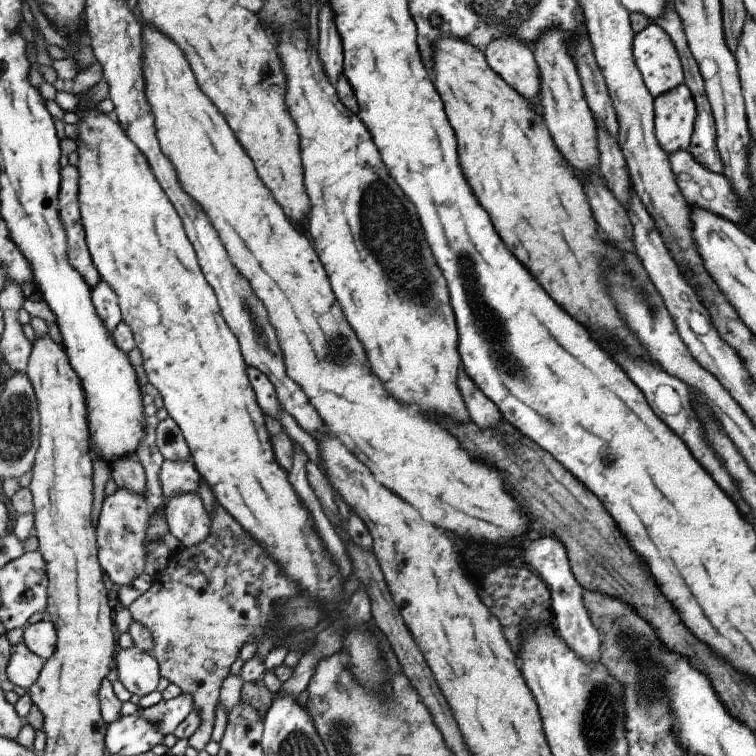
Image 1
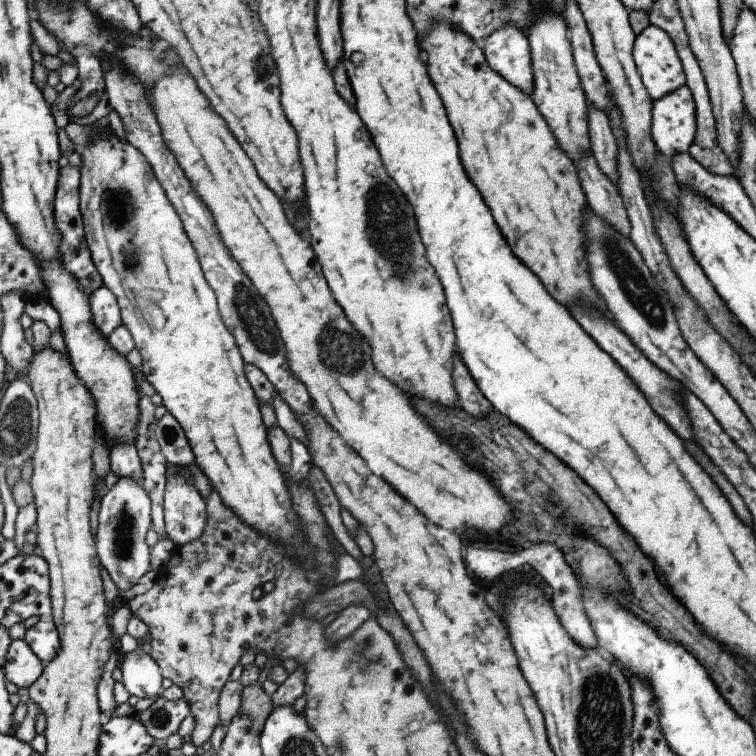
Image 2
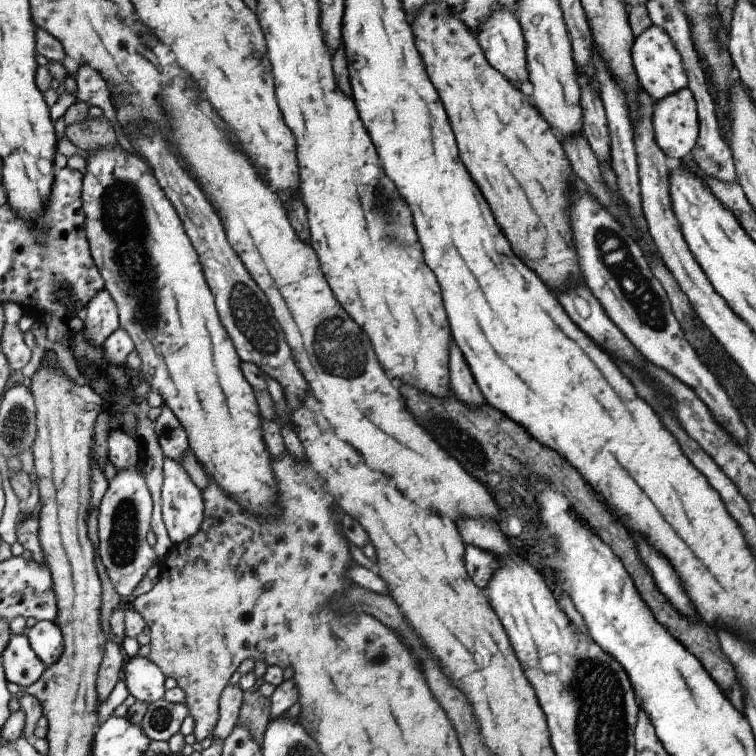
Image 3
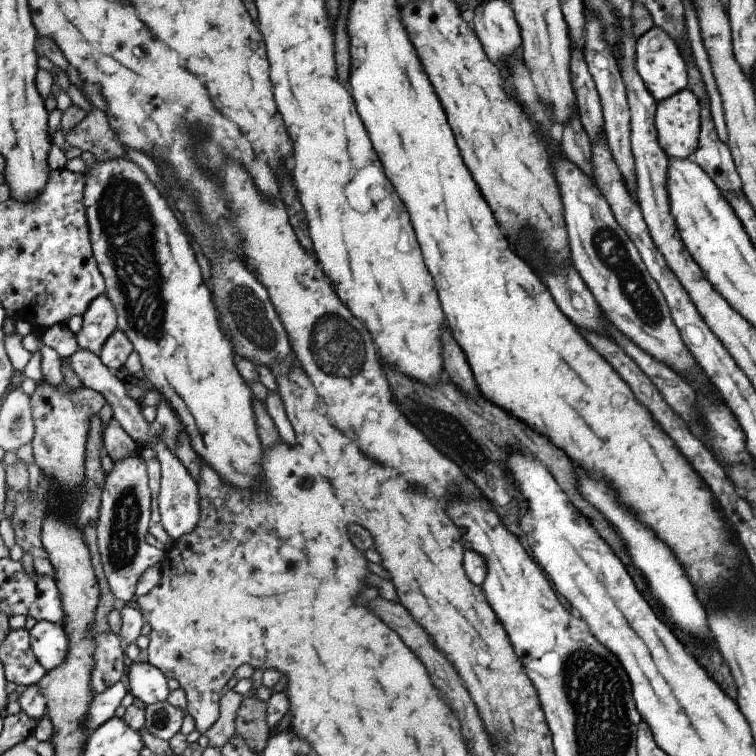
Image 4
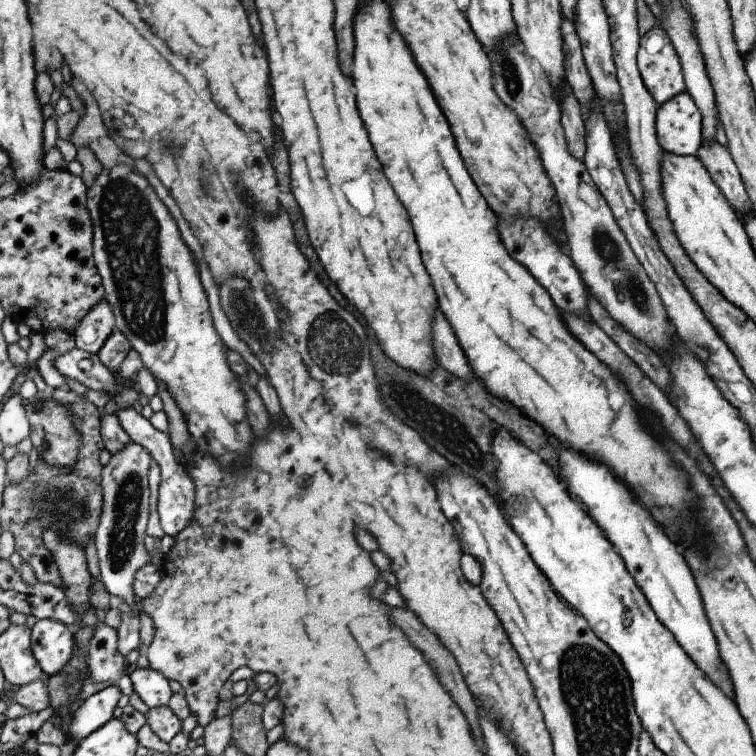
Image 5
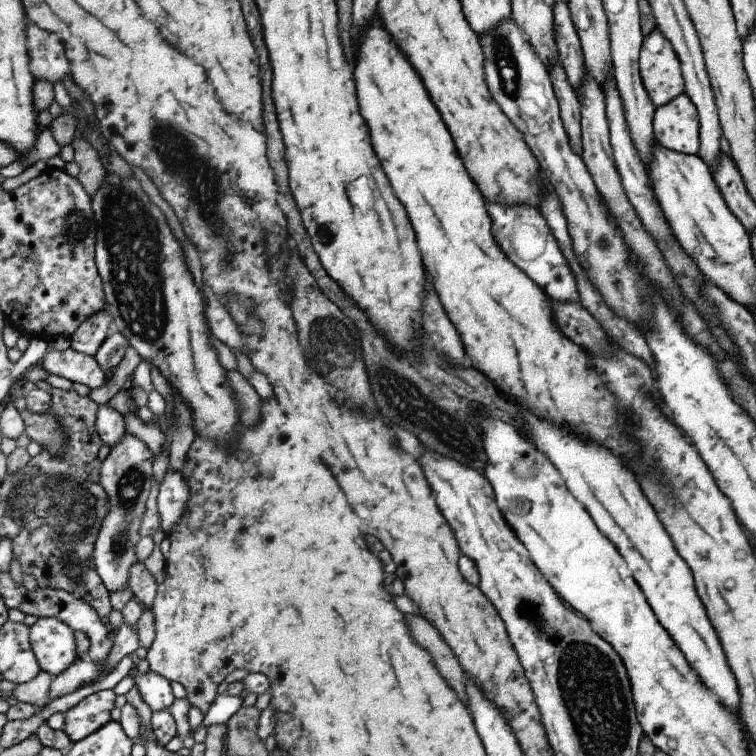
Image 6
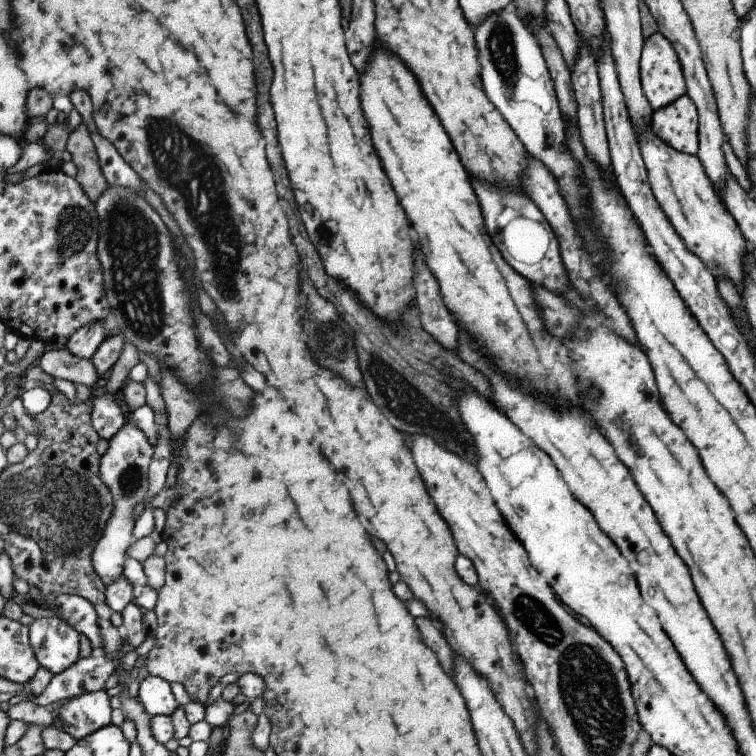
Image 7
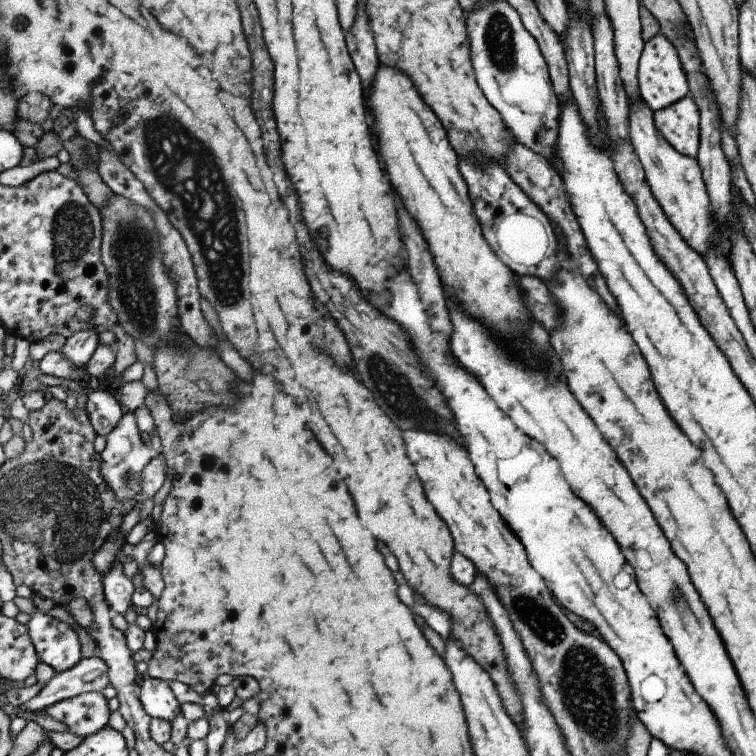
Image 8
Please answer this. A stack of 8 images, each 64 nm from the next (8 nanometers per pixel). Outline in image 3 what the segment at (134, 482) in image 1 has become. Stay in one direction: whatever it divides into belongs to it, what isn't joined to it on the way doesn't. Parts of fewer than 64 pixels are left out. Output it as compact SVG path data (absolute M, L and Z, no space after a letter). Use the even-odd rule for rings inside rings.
M111 426L111 432L109 432L109 460L117 468L117 472L137 468L141 464L139 442L131 434L127 434L123 428Z

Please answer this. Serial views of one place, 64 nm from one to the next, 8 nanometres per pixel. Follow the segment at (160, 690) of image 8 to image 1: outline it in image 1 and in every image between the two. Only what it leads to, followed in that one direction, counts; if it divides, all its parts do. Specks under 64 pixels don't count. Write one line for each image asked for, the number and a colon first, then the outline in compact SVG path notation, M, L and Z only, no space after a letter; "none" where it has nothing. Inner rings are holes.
1: M139 646L119 650L113 666L119 674L119 682L123 682L131 694L147 696L159 686L161 664L151 652L145 652Z
2: M141 646L133 650L131 654L123 654L121 658L121 672L123 672L123 684L127 690L137 698L153 698L163 696L163 670L159 662L147 654Z
3: M151 656L129 658L123 672L125 672L125 682L129 686L129 692L131 696L135 696L135 700L155 704L167 696L165 690L167 676L159 668L159 664L153 662Z
4: M133 662L127 666L129 686L135 700L143 700L147 706L153 706L157 702L167 702L171 692L167 674L153 666L151 662Z
5: M133 668L129 672L129 678L133 680L133 690L151 706L151 708L159 708L159 706L169 706L171 698L175 696L171 690L171 682L169 678L155 670L155 668Z
6: M135 672L135 684L141 690L143 700L155 710L155 712L163 712L169 710L175 704L175 696L173 696L173 688L171 688L171 680L165 678L163 674L157 672L147 672L147 674L139 674Z
7: M147 676L141 682L141 696L139 700L143 702L143 706L147 708L147 712L155 718L155 716L173 716L175 710L179 708L173 690L171 690L171 682L159 676Z

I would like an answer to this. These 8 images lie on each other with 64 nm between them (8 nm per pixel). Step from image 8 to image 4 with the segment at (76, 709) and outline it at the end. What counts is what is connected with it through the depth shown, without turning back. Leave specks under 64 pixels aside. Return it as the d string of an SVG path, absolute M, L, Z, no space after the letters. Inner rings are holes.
M119 682L113 688L109 688L105 694L95 696L95 702L91 706L91 714L87 720L87 728L91 734L95 730L103 728L103 724L107 724L111 718L115 718L115 710L121 706L121 702L127 694L131 694L131 690L127 690L127 686L123 682Z

